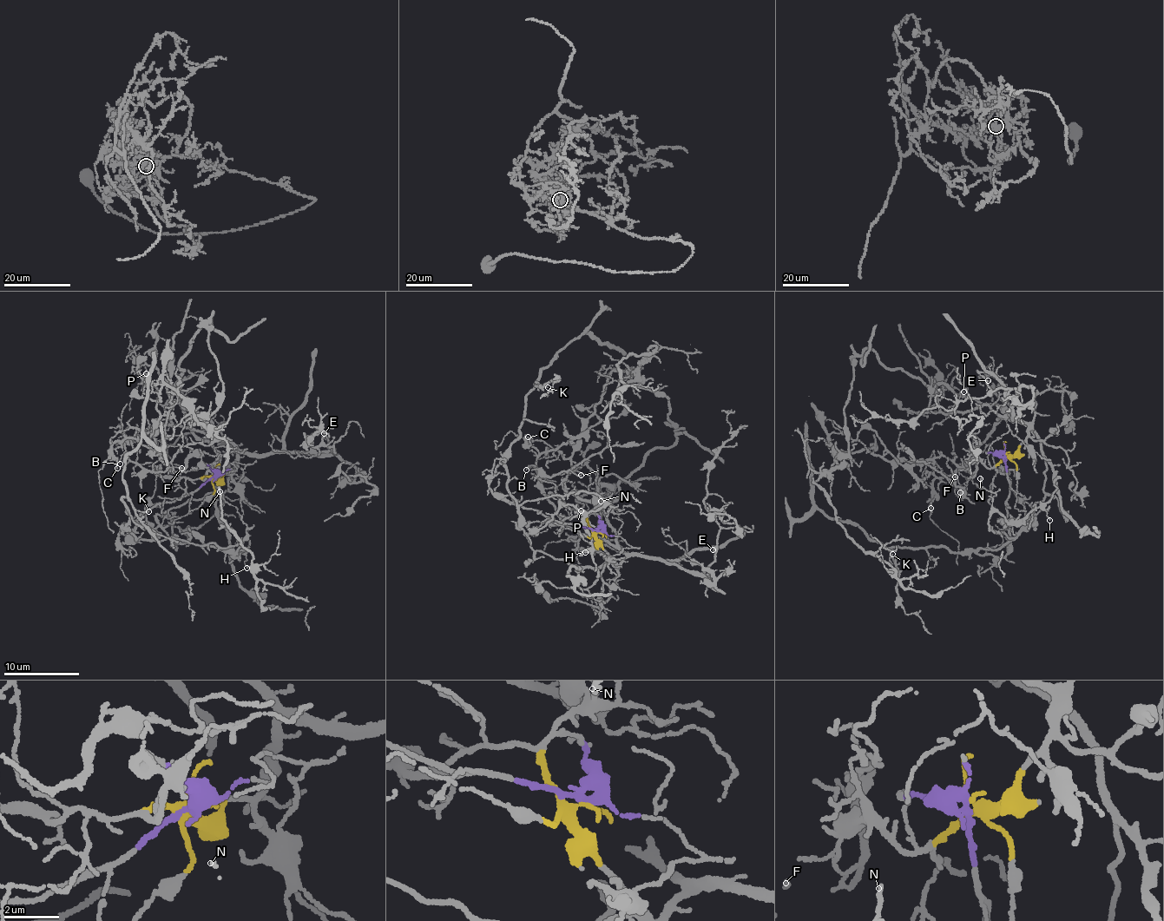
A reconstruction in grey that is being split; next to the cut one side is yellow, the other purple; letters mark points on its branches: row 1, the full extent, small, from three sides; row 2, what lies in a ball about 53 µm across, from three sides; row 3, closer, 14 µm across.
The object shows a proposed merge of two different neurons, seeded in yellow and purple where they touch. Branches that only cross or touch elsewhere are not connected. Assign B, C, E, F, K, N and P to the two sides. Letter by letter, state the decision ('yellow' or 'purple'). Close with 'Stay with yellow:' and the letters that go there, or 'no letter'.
B: yellow
C: yellow
E: yellow
F: yellow
K: purple
N: purple
P: yellow
Stay with yellow: B, C, E, F, P

